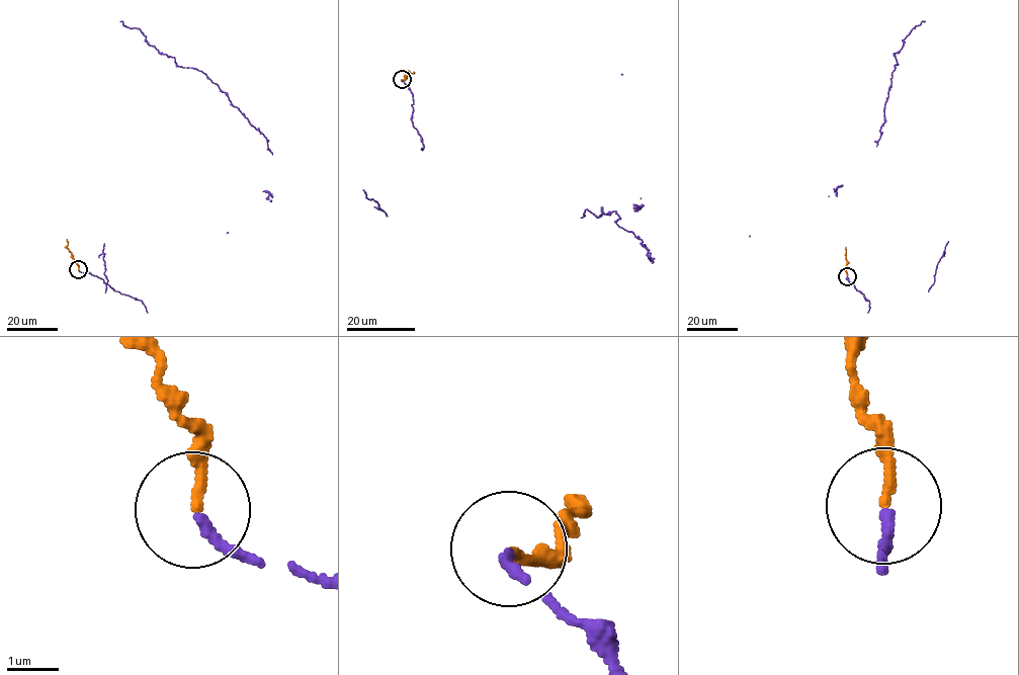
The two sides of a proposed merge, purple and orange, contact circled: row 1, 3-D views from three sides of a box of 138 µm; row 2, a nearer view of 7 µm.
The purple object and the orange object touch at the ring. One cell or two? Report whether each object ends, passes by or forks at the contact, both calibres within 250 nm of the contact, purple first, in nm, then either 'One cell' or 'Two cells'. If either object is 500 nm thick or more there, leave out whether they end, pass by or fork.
At the ring purple ends. At the ring orange ends. Thickness 190 nm (purple) against 180 nm. Two cells

